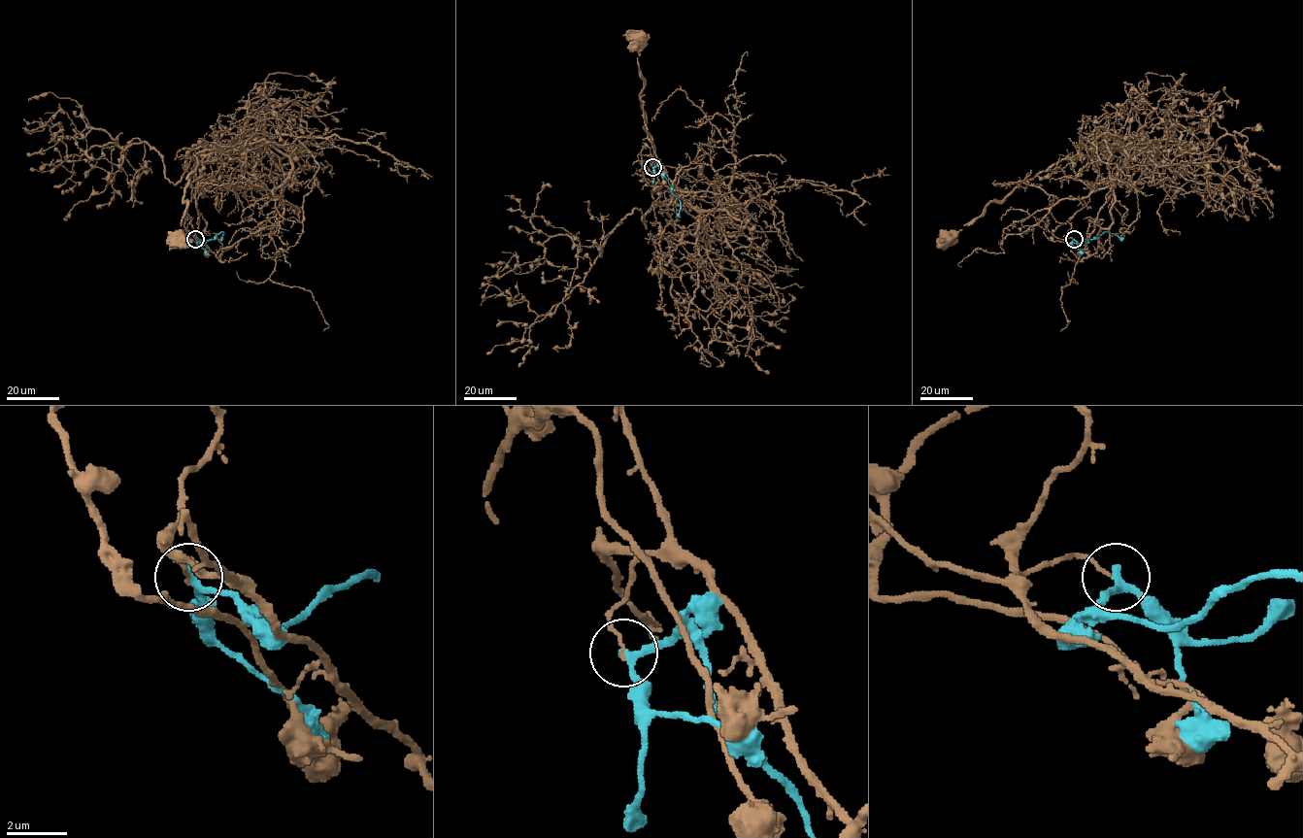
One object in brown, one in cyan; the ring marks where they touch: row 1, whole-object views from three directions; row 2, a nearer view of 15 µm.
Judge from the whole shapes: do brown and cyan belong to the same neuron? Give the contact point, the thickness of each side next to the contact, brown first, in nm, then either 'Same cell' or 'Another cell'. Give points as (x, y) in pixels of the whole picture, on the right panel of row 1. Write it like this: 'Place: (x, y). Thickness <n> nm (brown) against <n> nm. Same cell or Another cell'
Place: (1074, 239). Thickness 100 nm (brown) against 220 nm. Another cell

